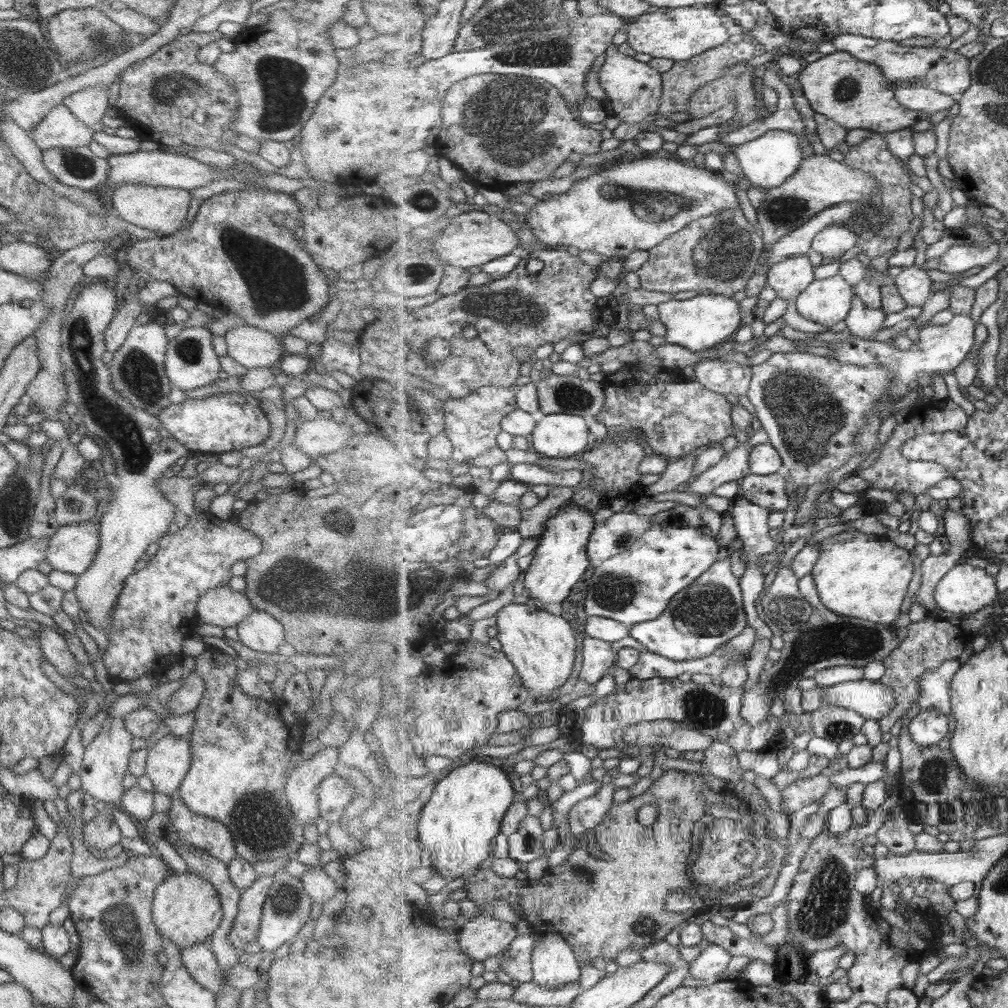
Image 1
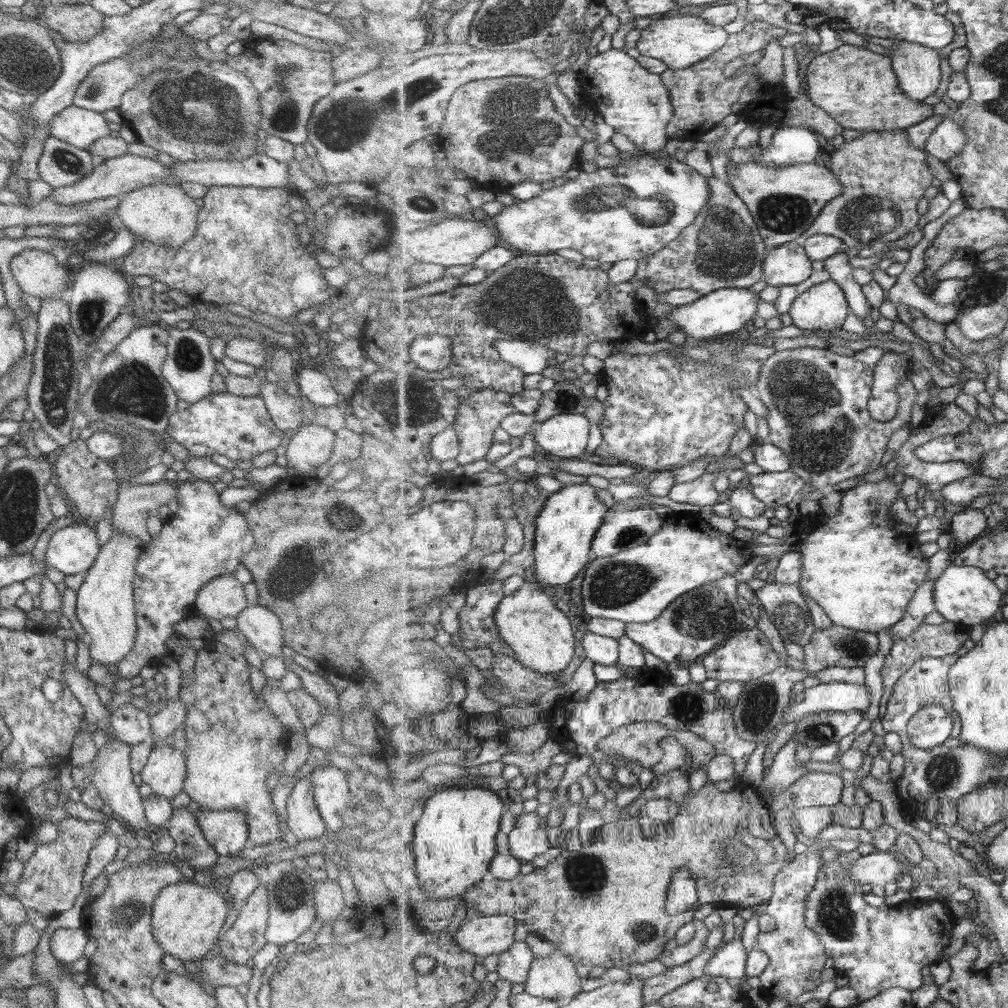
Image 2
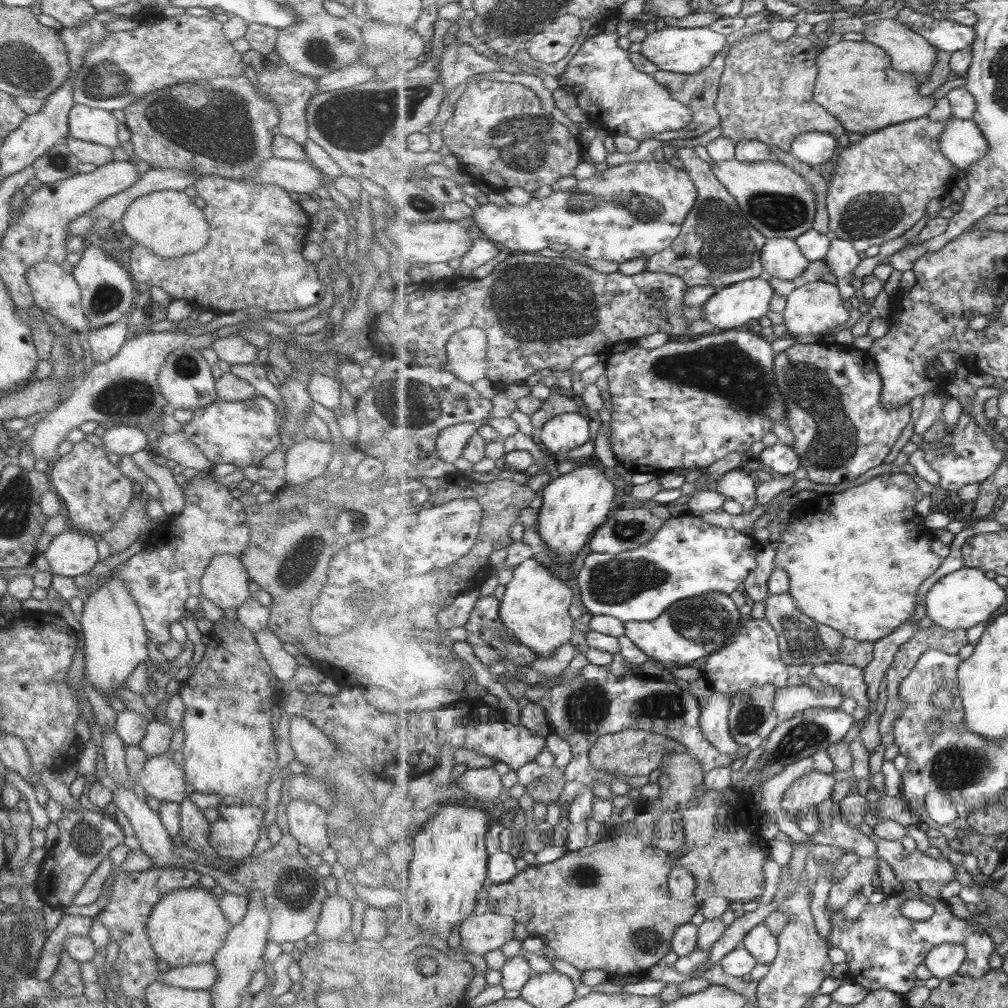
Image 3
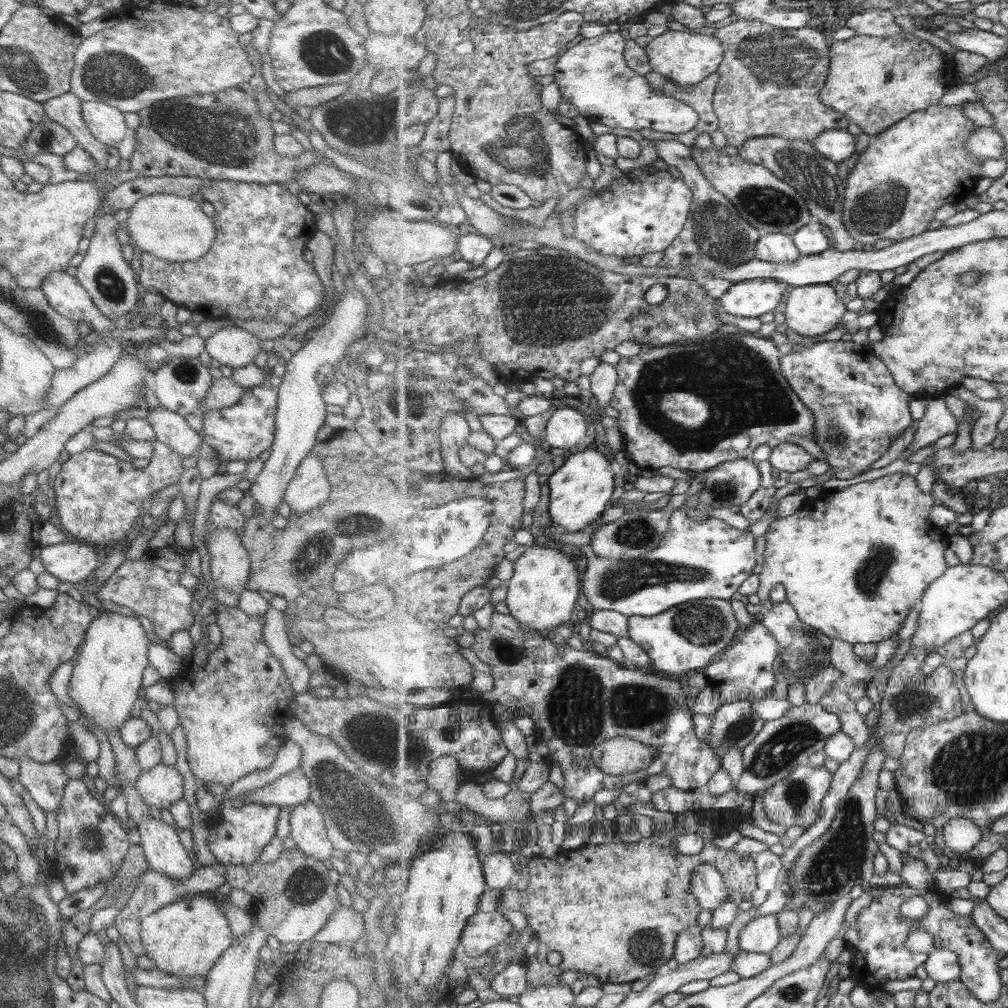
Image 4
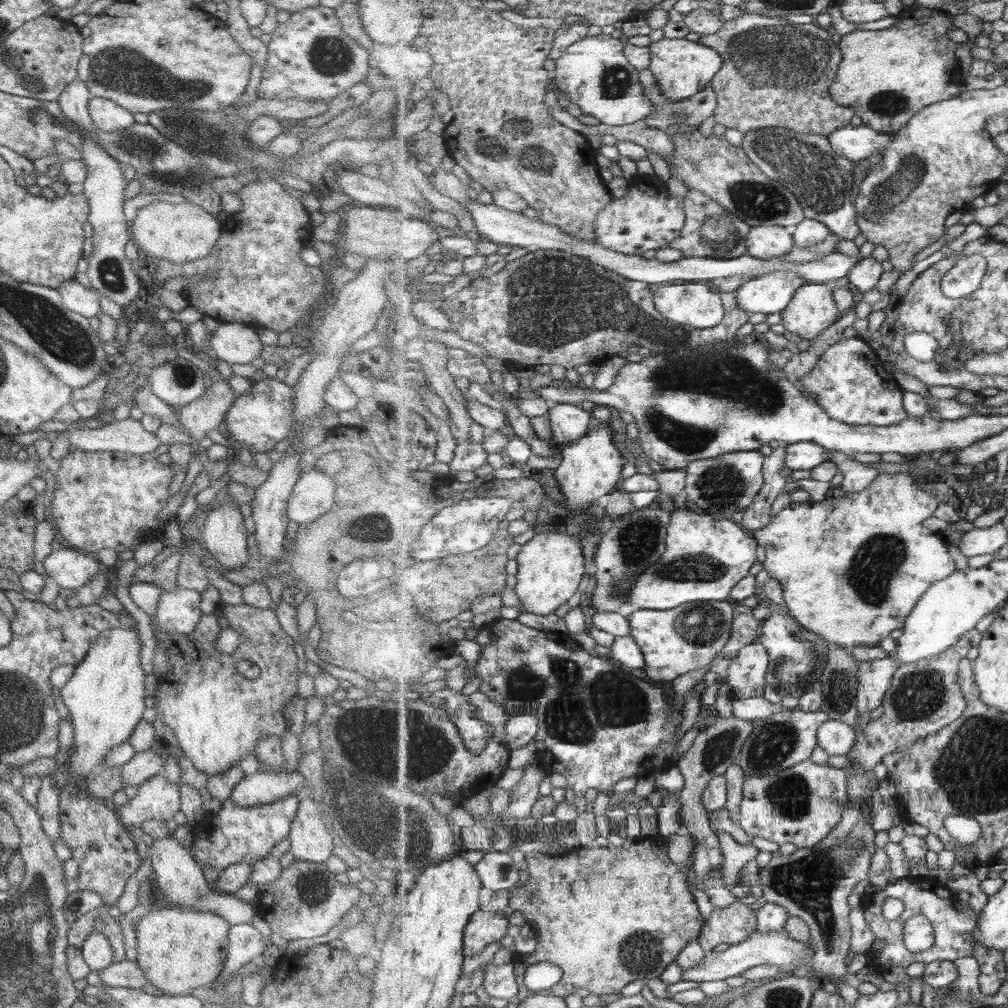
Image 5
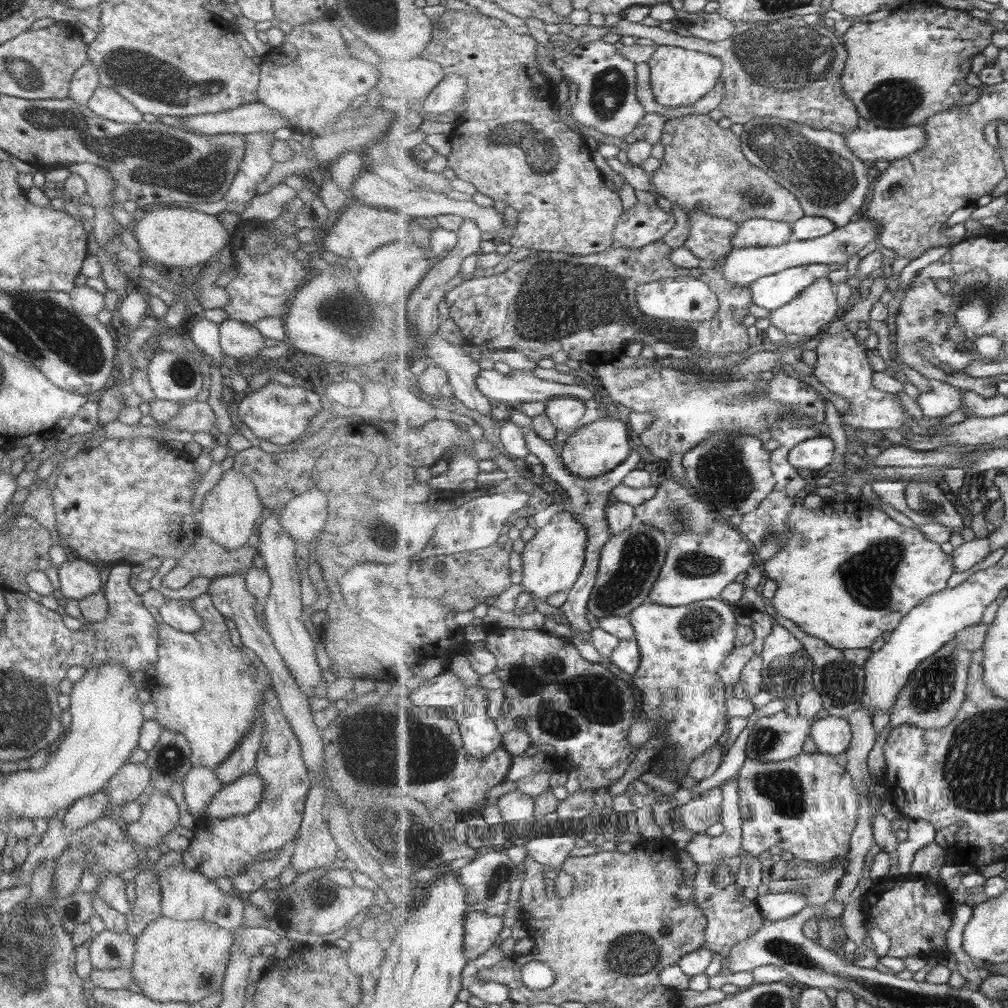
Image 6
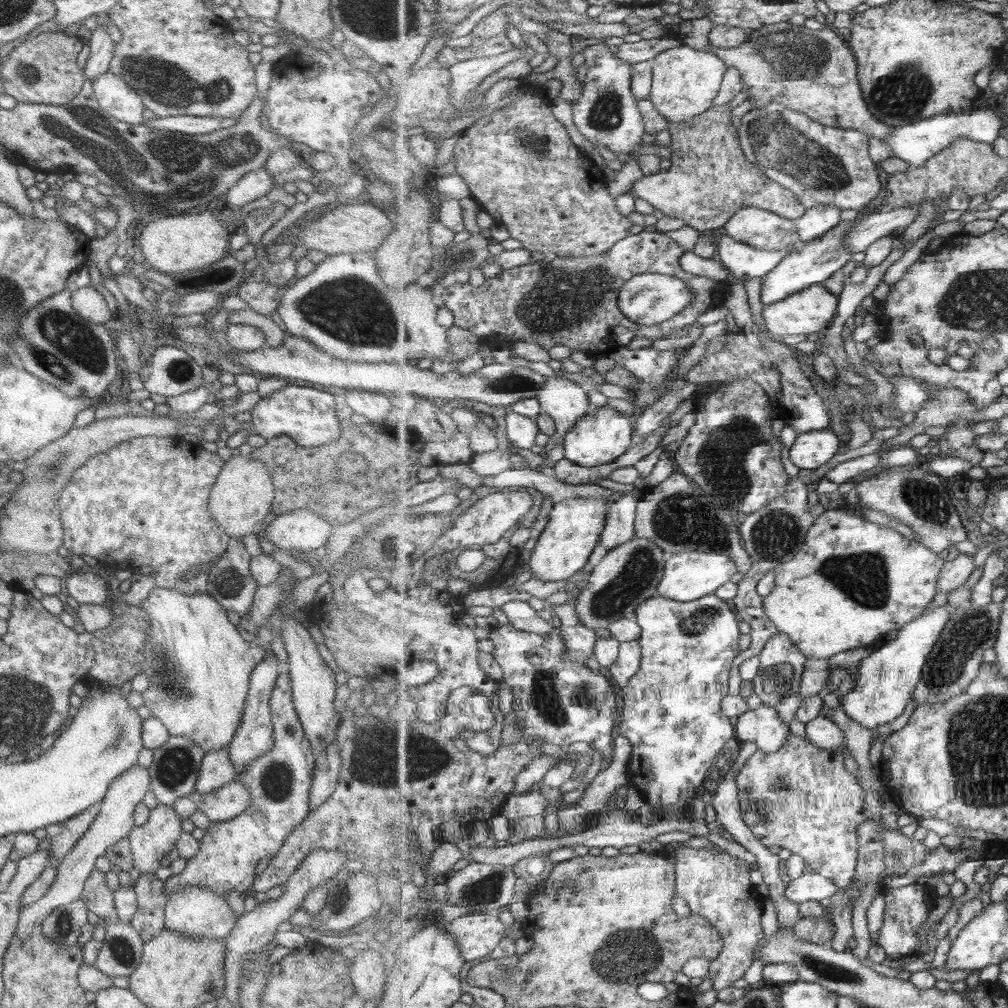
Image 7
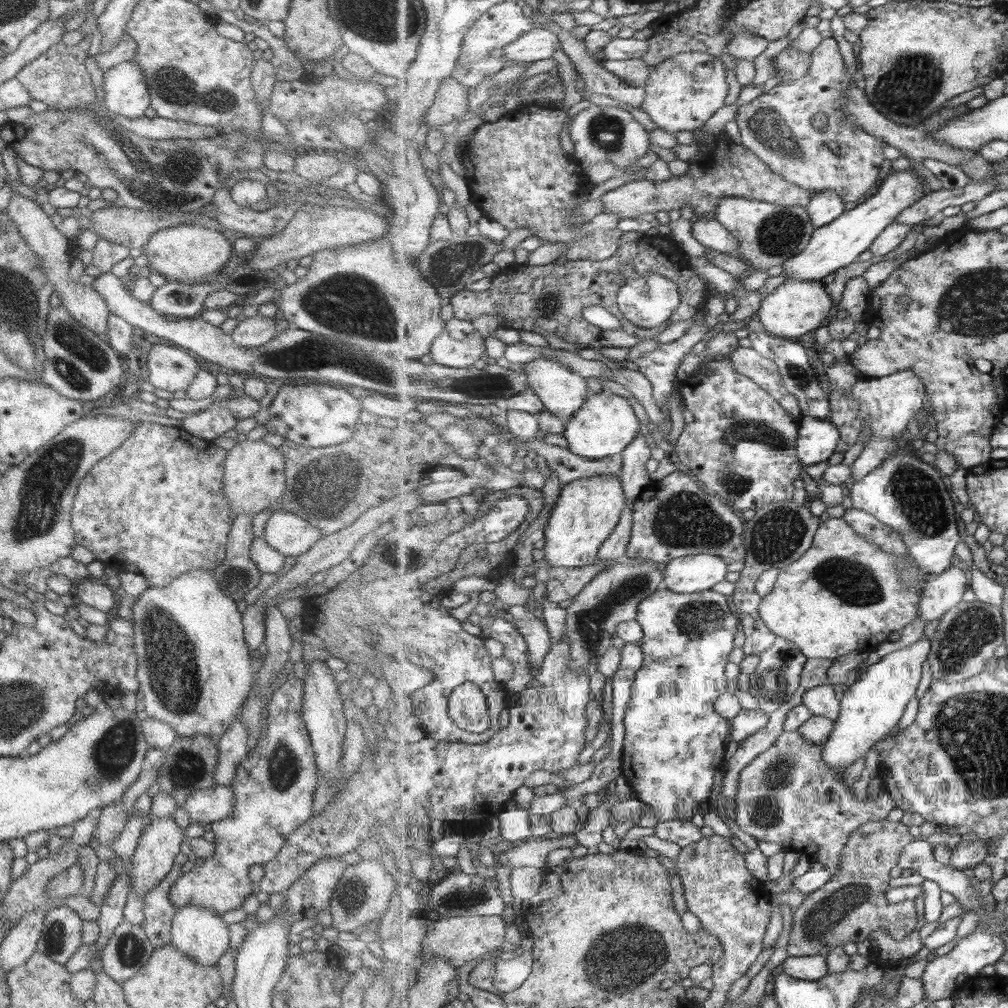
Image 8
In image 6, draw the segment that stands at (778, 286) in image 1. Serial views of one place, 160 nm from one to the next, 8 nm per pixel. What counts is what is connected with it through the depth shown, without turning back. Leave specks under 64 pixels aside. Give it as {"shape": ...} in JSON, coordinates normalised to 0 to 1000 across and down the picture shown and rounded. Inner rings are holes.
{"shape":[[[743,217],[733,221],[732,229],[726,236],[726,241],[729,246],[737,245],[760,245],[760,244],[775,244],[790,237],[788,225],[777,219],[763,217]]]}

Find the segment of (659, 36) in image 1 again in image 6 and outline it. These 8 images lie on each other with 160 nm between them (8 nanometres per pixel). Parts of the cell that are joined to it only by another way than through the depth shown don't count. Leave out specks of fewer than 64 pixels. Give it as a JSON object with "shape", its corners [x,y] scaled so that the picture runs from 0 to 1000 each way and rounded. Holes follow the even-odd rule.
{"shape":[[[655,45],[642,63],[646,68],[645,77],[652,101],[664,107],[688,104],[703,94],[712,85],[718,67],[712,57],[688,49]]]}

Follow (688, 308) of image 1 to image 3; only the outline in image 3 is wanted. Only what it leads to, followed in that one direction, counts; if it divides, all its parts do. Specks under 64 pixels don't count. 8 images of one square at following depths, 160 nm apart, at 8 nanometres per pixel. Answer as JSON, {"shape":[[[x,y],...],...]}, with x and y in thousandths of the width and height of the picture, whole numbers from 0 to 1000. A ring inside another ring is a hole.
{"shape":[[[755,276],[737,278],[731,283],[713,287],[711,293],[705,295],[699,302],[697,316],[707,321],[711,328],[740,325],[742,320],[747,320],[748,317],[761,313],[767,295],[769,295],[769,288],[763,278]]]}

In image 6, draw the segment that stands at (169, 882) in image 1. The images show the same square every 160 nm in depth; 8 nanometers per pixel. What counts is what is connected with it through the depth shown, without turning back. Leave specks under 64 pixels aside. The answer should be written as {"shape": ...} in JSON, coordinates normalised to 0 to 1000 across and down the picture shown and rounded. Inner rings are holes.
{"shape":[[[159,909],[155,911],[152,915],[149,915],[141,923],[138,929],[133,930],[133,947],[131,958],[129,959],[130,974],[138,979],[141,988],[146,991],[156,994],[156,995],[166,995],[166,994],[178,994],[178,995],[189,995],[197,994],[199,991],[207,988],[218,982],[221,966],[224,960],[224,956],[228,947],[228,938],[230,938],[231,932],[228,924],[222,921],[217,921],[209,915],[201,915],[200,913],[170,913],[168,911],[162,911]]]}

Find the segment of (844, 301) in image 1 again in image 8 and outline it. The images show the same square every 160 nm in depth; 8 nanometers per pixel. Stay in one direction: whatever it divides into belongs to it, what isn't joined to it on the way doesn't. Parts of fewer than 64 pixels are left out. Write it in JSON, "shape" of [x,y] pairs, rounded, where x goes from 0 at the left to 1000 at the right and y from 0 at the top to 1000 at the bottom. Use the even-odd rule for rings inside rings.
{"shape":[[[783,277],[756,298],[750,315],[758,322],[761,330],[778,336],[788,336],[814,323],[820,323],[826,316],[826,312],[823,311],[826,305],[828,301],[814,279]]]}

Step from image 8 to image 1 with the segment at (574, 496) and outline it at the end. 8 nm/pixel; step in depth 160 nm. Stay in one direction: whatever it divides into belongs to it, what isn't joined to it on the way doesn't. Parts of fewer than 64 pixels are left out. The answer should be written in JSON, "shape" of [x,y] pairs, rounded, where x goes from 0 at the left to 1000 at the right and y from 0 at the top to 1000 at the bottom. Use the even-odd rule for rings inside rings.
{"shape":[[[506,597],[491,610],[493,634],[498,641],[498,647],[508,655],[520,677],[520,682],[523,682],[531,692],[543,690],[563,677],[570,661],[570,649],[576,638],[566,623],[565,615],[554,607],[535,604],[527,597]]]}

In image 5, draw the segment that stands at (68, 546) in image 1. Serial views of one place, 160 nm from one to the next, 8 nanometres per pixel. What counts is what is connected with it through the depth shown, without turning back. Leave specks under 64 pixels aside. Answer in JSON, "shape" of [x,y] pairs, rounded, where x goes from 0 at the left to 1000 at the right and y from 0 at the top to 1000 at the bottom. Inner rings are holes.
{"shape":[[[62,541],[59,546],[53,545],[50,550],[41,557],[38,564],[47,572],[51,573],[59,583],[73,586],[75,583],[86,580],[86,578],[90,576],[92,570],[97,567],[97,559],[94,552],[88,552]]]}

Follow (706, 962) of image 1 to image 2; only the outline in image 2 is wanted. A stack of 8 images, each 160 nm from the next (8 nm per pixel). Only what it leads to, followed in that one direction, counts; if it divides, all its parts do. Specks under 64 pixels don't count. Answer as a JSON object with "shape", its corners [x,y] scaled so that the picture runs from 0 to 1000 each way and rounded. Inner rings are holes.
{"shape":[[[729,907],[725,914],[728,919],[731,919],[731,929],[720,937],[717,940],[712,941],[707,947],[705,954],[699,961],[699,968],[717,968],[721,971],[733,971],[737,973],[741,963],[741,953],[743,945],[739,937],[735,935],[734,927],[739,915],[734,909]]]}

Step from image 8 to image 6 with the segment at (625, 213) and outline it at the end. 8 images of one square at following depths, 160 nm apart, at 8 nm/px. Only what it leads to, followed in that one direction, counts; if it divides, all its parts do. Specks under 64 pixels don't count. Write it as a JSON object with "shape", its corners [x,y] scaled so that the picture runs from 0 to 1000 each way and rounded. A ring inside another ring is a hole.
{"shape":[[[685,113],[662,120],[657,133],[660,155],[657,165],[646,175],[647,191],[657,193],[667,202],[673,202],[680,210],[692,206],[701,212],[719,216],[729,221],[743,217],[763,217],[777,219],[787,224],[796,217],[800,210],[789,191],[779,187],[765,174],[747,164],[736,151],[736,139],[723,127],[715,127],[715,123],[702,113]]]}

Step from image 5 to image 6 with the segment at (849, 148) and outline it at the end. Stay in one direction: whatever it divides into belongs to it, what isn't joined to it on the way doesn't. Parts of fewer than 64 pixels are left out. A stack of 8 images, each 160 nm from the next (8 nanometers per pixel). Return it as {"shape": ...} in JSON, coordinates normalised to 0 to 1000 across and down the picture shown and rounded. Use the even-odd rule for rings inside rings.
{"shape":[[[864,124],[838,133],[844,151],[859,161],[890,160],[904,156],[921,143],[916,124],[898,127],[874,127]]]}

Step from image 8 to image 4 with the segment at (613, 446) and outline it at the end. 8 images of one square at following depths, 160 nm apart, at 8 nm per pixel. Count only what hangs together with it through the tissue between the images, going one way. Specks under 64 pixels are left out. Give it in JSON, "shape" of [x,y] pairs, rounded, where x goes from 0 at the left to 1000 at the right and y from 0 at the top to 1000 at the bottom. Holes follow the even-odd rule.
{"shape":[[[586,438],[562,452],[560,460],[544,474],[547,496],[545,512],[549,520],[562,528],[570,529],[594,517],[608,494],[610,466],[609,457],[606,458],[598,448],[591,446]]]}

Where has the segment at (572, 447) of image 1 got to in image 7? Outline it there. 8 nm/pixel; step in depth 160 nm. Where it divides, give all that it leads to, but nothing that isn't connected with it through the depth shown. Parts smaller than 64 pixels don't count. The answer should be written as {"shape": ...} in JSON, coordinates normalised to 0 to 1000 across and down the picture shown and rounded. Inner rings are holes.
{"shape":[[[559,372],[546,373],[534,387],[532,394],[538,406],[552,417],[553,433],[543,440],[545,446],[553,436],[561,433],[580,412],[588,407],[582,389],[569,377]]]}

